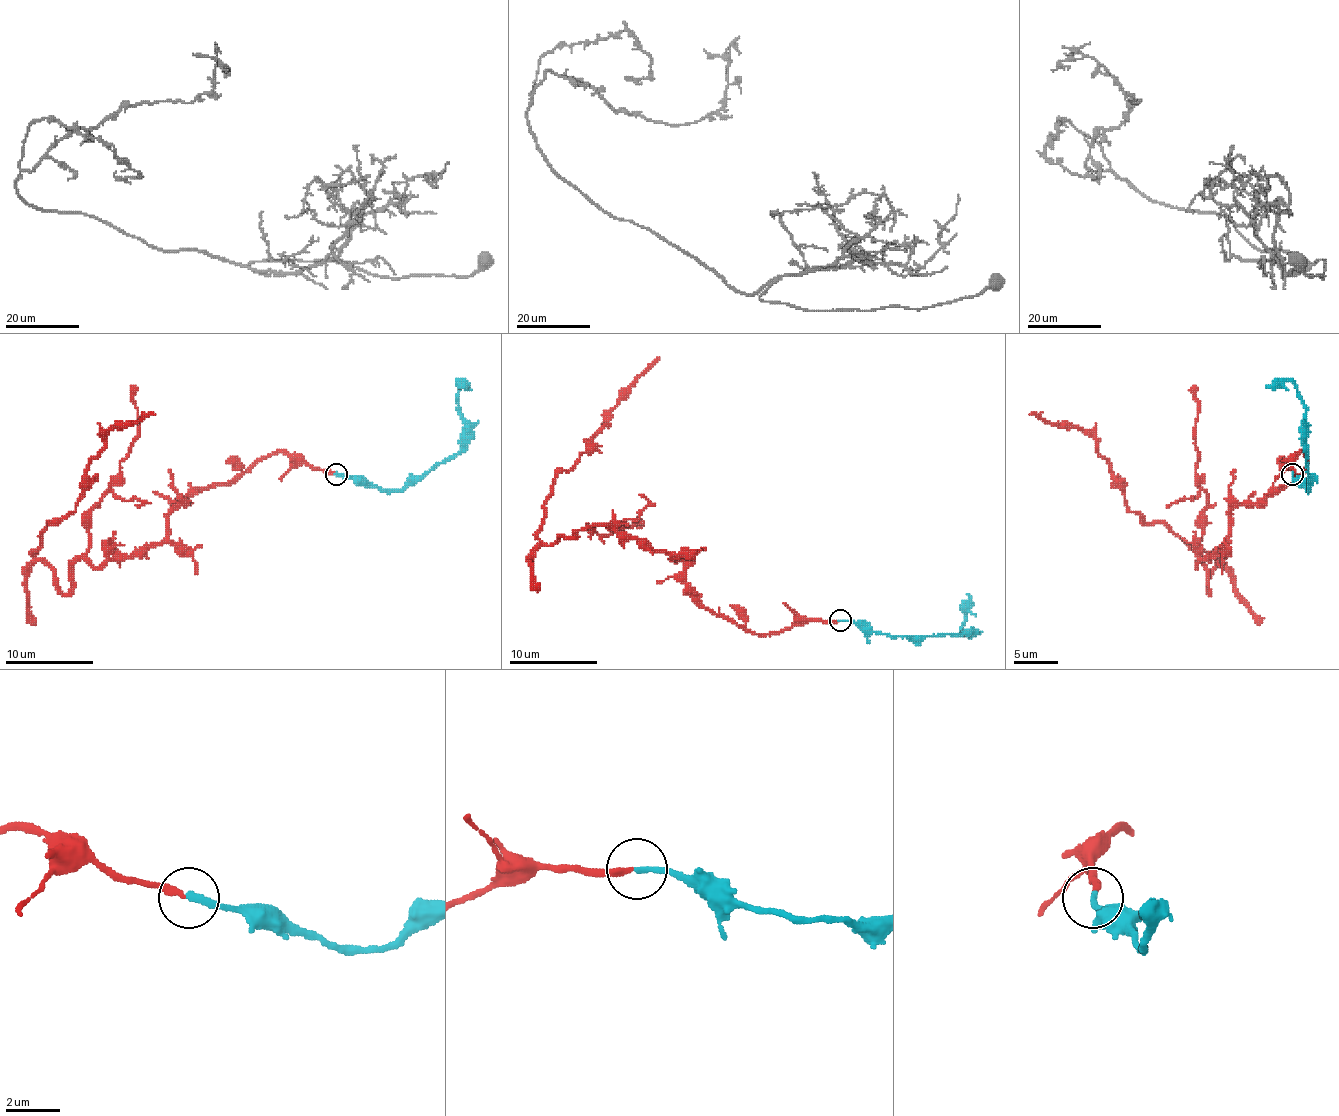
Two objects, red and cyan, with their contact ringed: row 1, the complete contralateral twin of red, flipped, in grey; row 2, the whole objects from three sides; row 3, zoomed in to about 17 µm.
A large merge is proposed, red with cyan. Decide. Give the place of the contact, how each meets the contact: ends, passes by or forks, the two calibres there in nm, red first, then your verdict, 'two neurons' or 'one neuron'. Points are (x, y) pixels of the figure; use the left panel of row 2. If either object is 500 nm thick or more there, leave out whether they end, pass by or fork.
at (336, 474); red ends there; cyan ends there; 200 nm thick on the red side, 240 nm on the other; one neuron

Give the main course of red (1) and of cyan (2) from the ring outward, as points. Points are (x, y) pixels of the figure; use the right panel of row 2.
1: (1293, 474), (1301, 452), (1233, 507), (1211, 593), (1217, 558), (1029, 414)
2: (1293, 474), (1308, 489), (1306, 407), (1290, 381), (1266, 385)

